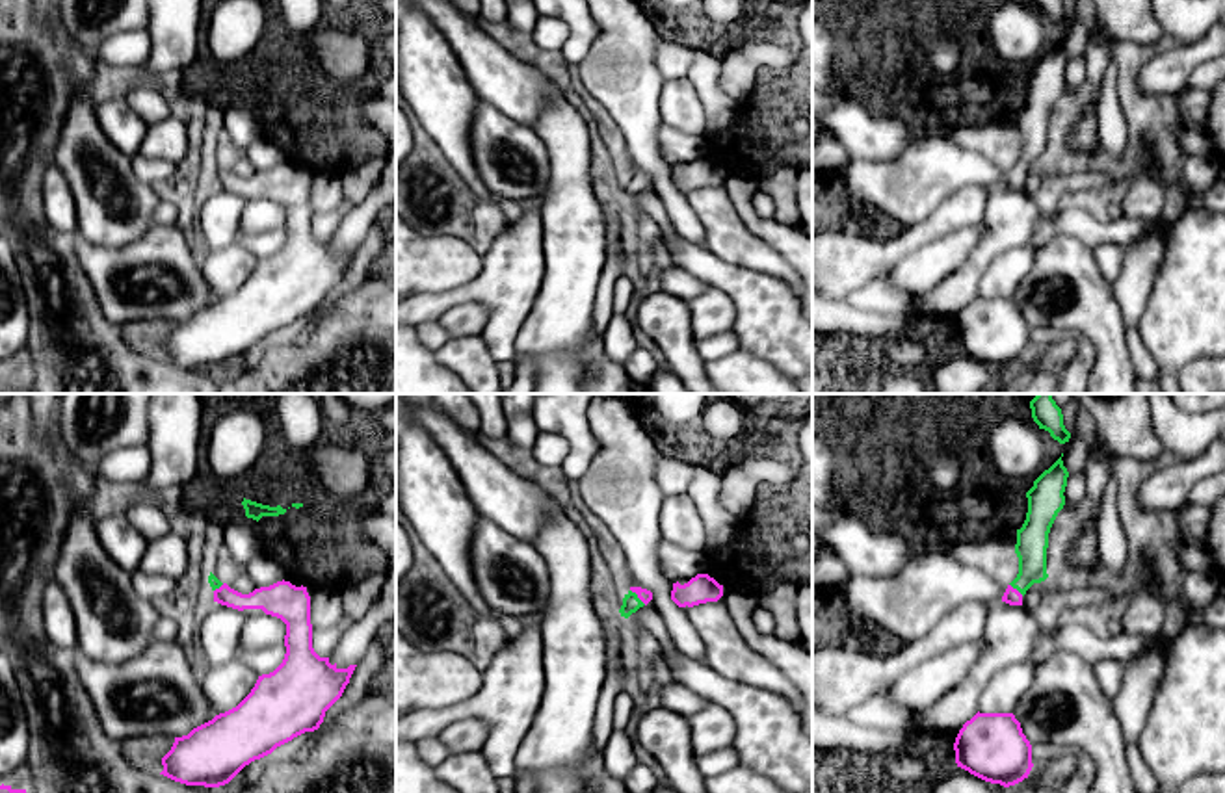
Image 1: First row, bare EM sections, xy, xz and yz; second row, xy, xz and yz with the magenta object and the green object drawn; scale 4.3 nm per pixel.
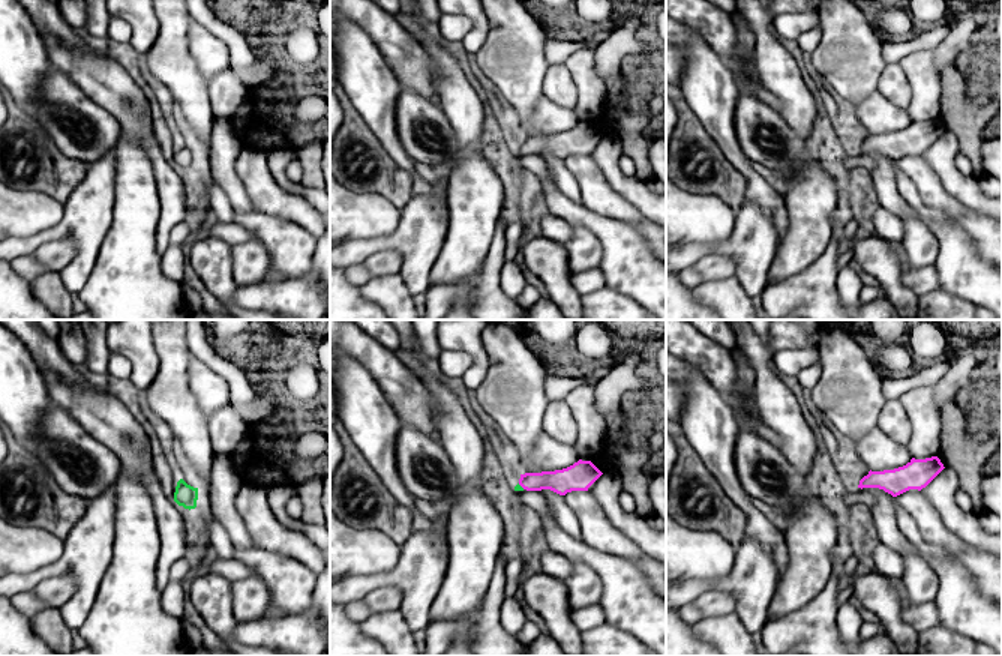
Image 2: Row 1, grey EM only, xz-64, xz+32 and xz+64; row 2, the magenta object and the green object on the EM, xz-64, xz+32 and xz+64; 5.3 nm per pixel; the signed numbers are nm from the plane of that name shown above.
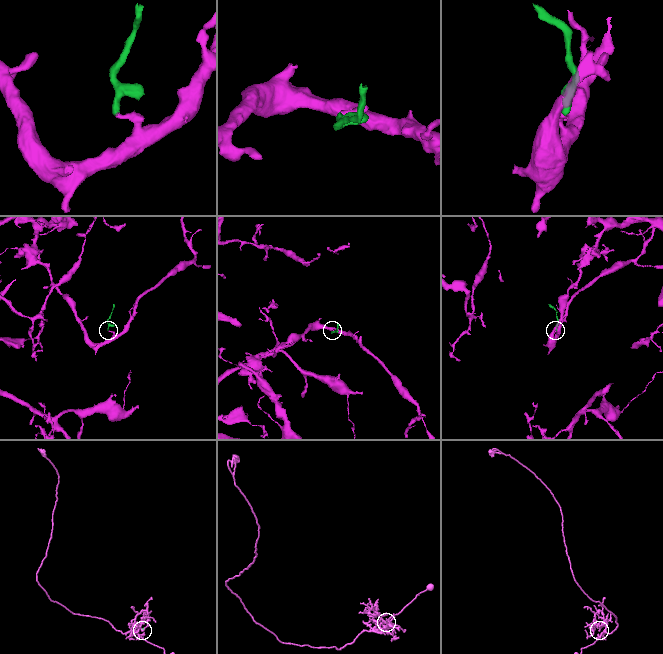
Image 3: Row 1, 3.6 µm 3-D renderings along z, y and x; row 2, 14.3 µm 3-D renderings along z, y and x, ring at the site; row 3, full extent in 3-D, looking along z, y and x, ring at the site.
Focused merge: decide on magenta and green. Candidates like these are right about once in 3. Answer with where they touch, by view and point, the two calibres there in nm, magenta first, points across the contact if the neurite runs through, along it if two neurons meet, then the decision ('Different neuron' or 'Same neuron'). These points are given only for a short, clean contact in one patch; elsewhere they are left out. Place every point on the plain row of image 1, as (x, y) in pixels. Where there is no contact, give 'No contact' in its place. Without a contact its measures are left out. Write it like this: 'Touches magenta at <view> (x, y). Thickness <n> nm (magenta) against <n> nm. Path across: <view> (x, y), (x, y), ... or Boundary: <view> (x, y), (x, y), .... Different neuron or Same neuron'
Touches magenta at xz (638, 181). Thickness 60 nm (magenta) against 80 nm. Path across: xz (644, 179), (638, 181), (631, 186). Same neuron

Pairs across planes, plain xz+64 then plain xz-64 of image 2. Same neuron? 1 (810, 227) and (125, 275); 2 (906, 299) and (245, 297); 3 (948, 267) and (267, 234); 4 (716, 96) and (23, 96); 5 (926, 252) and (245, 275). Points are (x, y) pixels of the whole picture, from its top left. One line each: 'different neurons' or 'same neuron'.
1: same neuron
2: different neurons
3: same neuron
4: same neuron
5: same neuron

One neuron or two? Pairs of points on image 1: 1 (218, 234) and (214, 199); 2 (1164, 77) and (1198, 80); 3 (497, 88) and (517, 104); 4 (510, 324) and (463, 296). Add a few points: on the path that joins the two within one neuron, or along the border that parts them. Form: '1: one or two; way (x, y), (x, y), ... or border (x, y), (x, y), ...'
1: one; way (218, 225), (218, 208)
2: two; border (1205, 60), (1183, 88)
3: one; way (502, 90), (512, 99)
4: one; way (500, 312), (484, 296), (474, 296)

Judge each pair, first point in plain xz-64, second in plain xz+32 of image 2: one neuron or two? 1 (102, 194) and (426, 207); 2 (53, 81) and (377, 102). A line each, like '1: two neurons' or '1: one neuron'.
1: one neuron
2: two neurons

